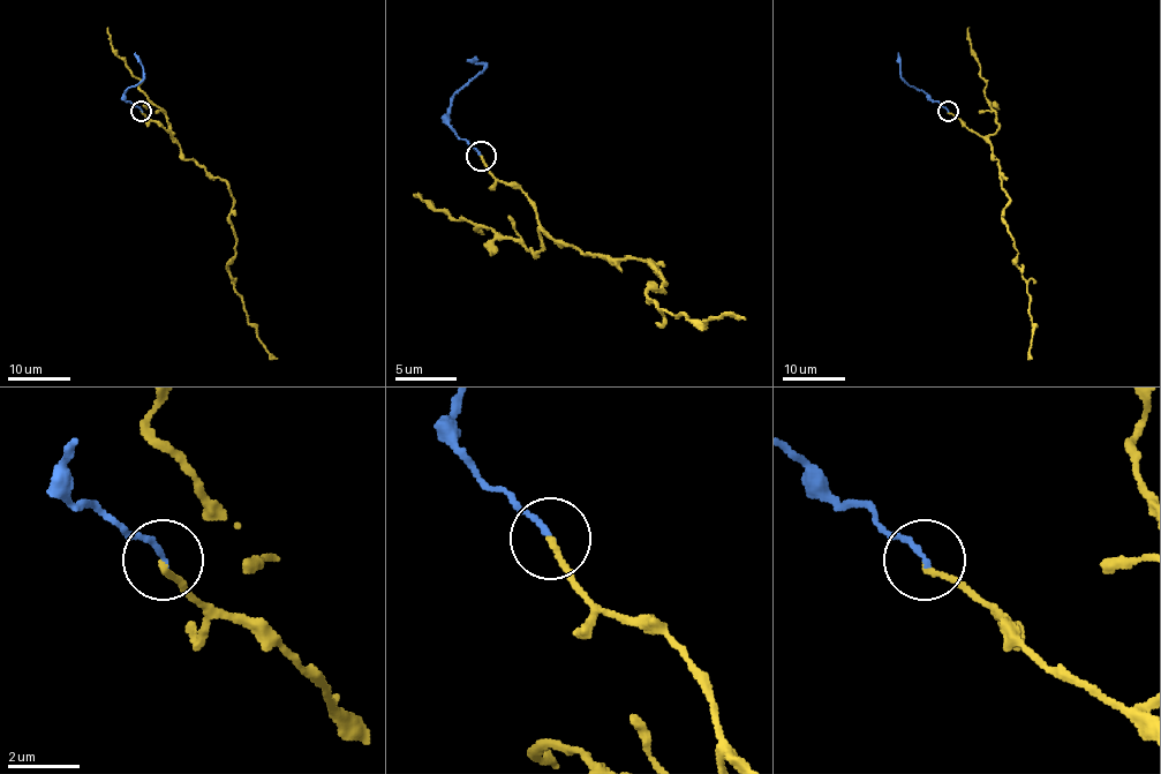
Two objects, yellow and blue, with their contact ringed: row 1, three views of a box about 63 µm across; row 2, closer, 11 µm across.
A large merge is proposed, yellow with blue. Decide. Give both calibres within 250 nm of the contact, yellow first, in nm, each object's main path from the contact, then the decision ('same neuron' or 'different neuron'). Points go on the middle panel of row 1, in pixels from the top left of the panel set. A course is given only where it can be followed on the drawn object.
170 nm thick on the yellow side, 170 nm on the other; yellow runs (480, 155), (566, 247), (648, 262), (657, 275), (651, 262), (663, 293), (648, 293), (670, 314), (746, 321); blue runs (480, 155), (450, 125), (452, 97), (483, 66), (468, 60); same neuron

